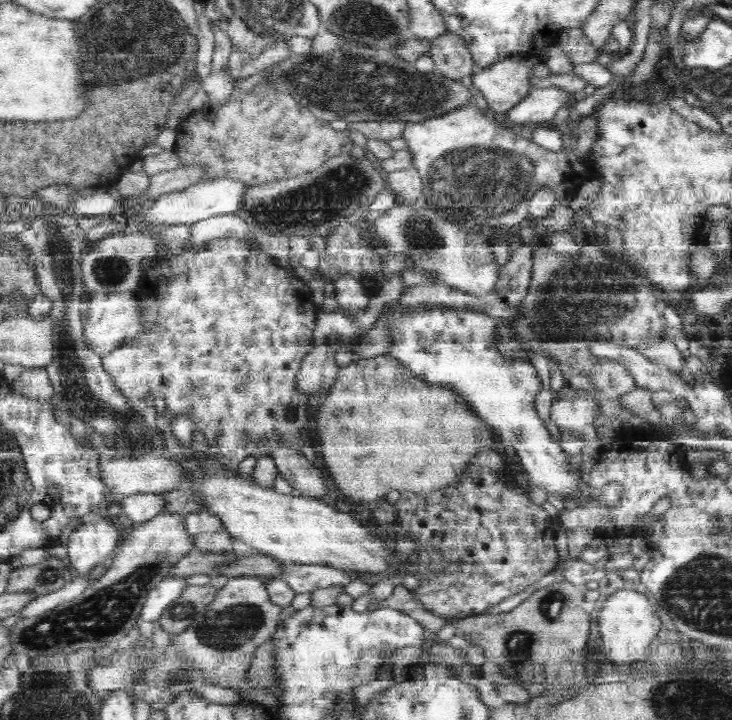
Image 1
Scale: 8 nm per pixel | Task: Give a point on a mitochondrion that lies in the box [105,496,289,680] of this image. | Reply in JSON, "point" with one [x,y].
{"point":[225,631]}

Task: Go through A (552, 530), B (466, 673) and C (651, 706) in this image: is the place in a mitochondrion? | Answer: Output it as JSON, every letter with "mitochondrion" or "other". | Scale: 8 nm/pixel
{"A":"other","B":"other","C":"mitochondrion"}

